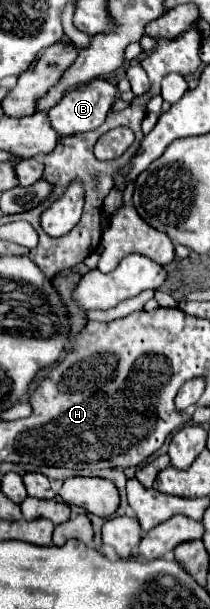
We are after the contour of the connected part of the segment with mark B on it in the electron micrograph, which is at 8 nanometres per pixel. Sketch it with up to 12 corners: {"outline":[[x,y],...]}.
{"outline":[[94,79],[48,111],[58,135],[98,129],[116,87]]}

